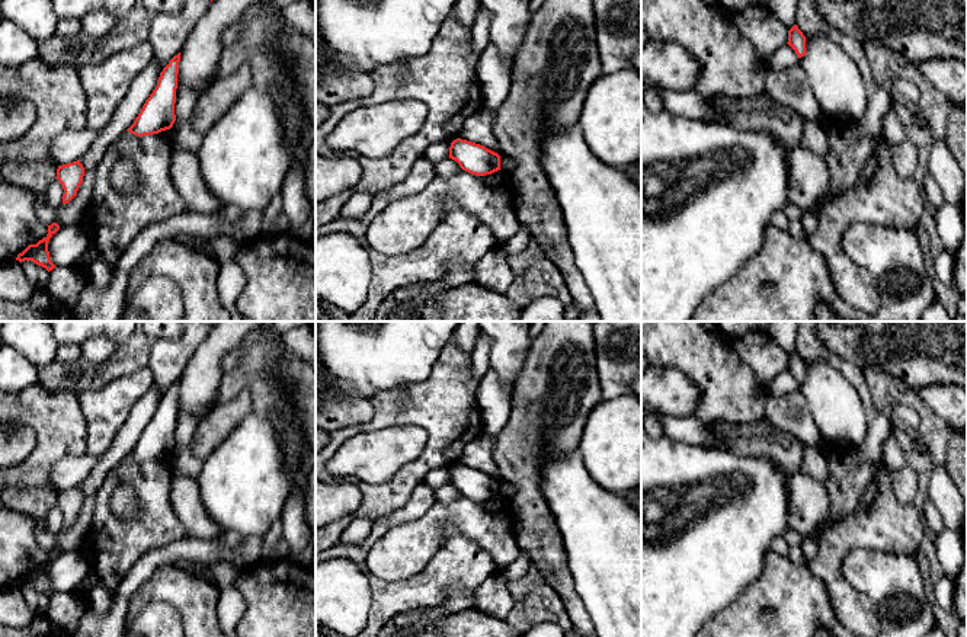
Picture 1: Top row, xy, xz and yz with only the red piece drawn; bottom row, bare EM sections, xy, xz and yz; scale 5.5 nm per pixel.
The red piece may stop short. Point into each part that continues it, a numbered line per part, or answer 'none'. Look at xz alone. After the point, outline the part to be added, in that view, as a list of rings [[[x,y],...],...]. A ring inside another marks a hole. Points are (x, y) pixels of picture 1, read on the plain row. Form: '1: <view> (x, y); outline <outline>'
none

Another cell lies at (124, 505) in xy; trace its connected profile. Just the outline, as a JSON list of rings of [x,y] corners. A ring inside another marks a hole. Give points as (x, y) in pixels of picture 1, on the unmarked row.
[[[122,484],[119,493],[111,500],[112,513],[124,521],[135,521],[141,512],[137,509],[137,494],[129,484]]]

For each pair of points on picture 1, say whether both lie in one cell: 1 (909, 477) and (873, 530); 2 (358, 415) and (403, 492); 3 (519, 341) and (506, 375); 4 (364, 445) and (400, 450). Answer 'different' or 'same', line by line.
1: different
2: different
3: same
4: same

